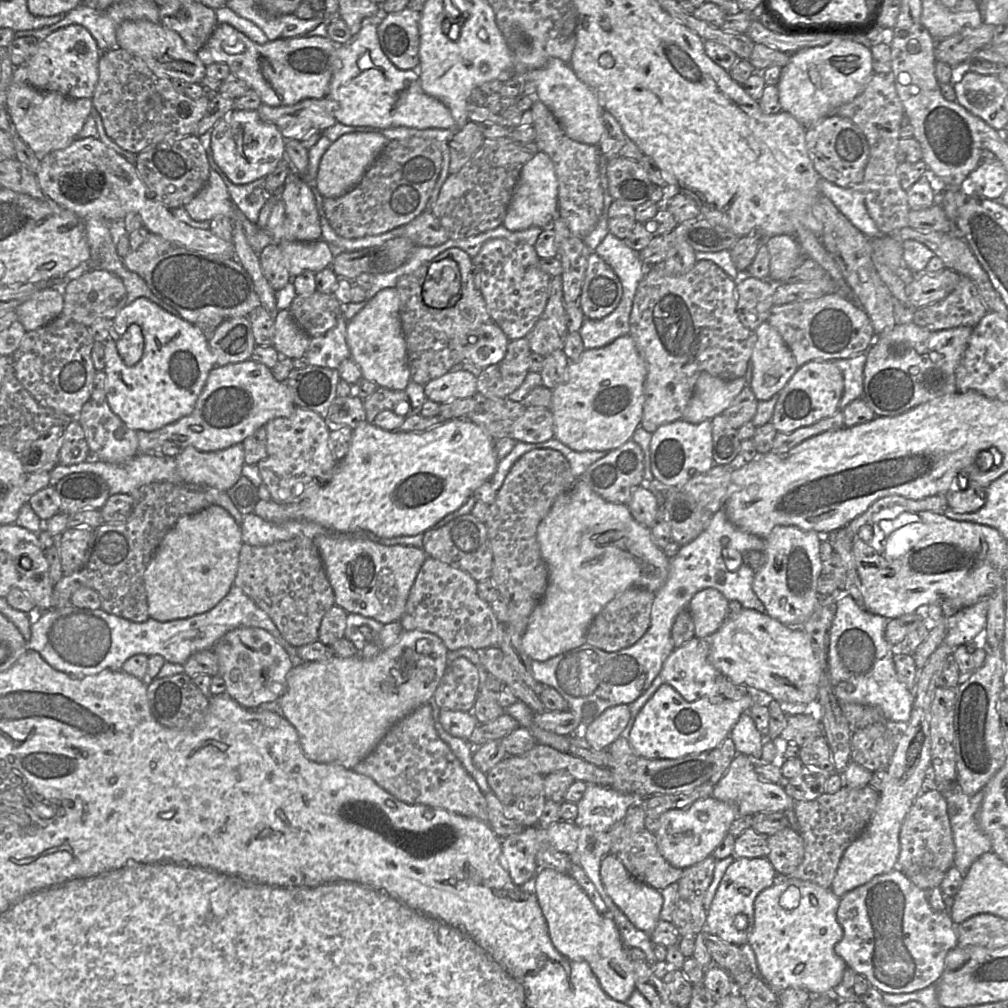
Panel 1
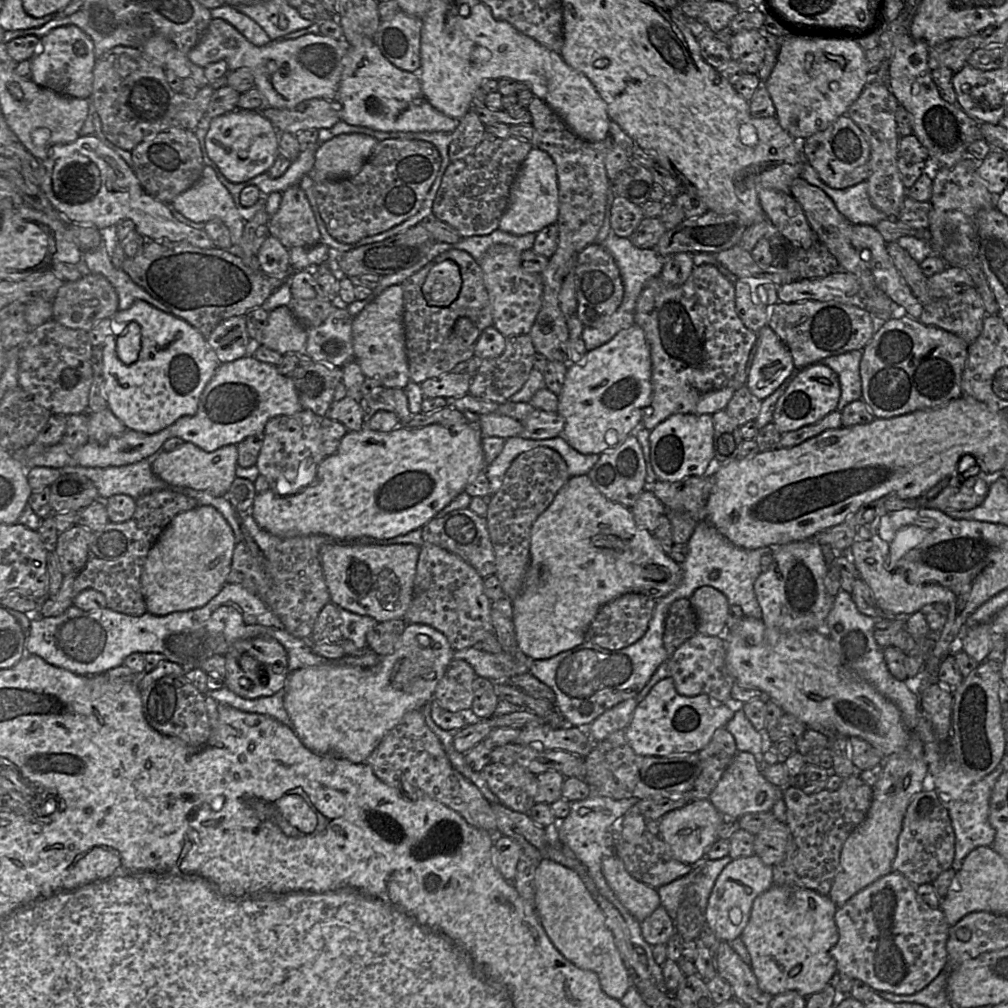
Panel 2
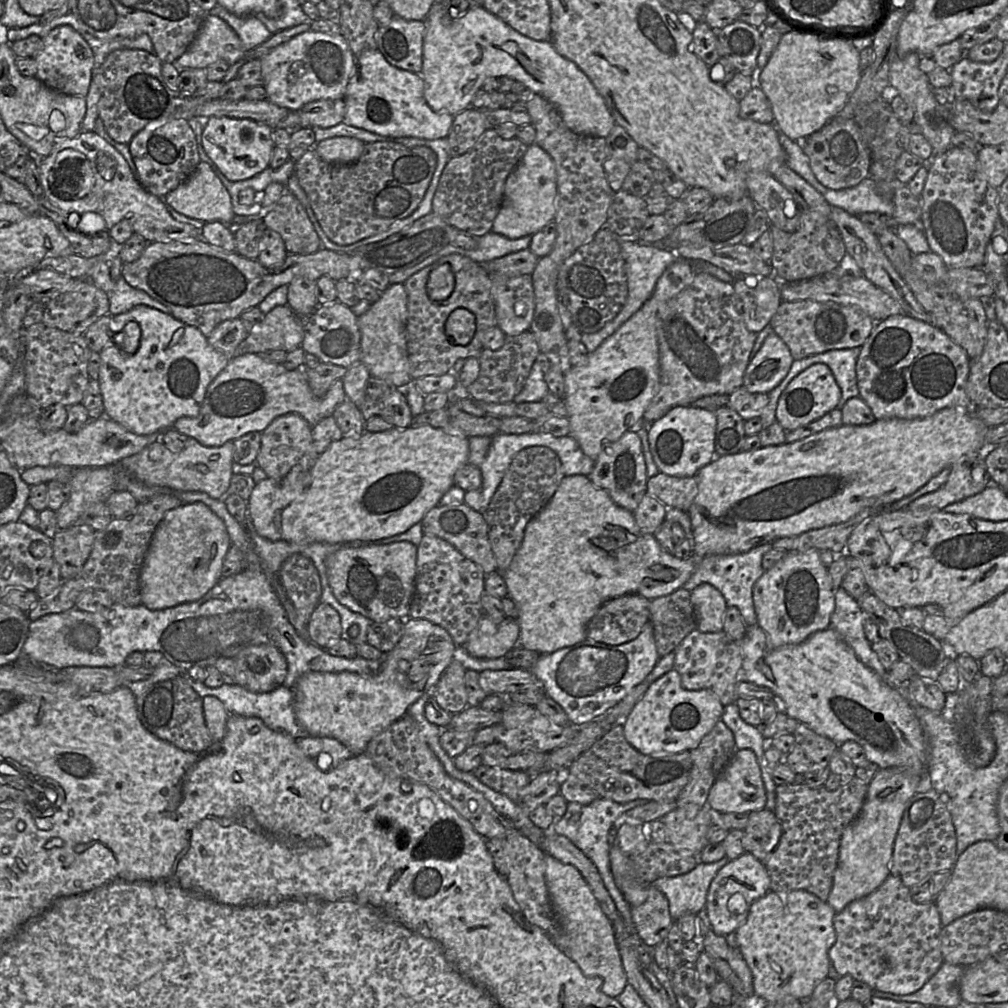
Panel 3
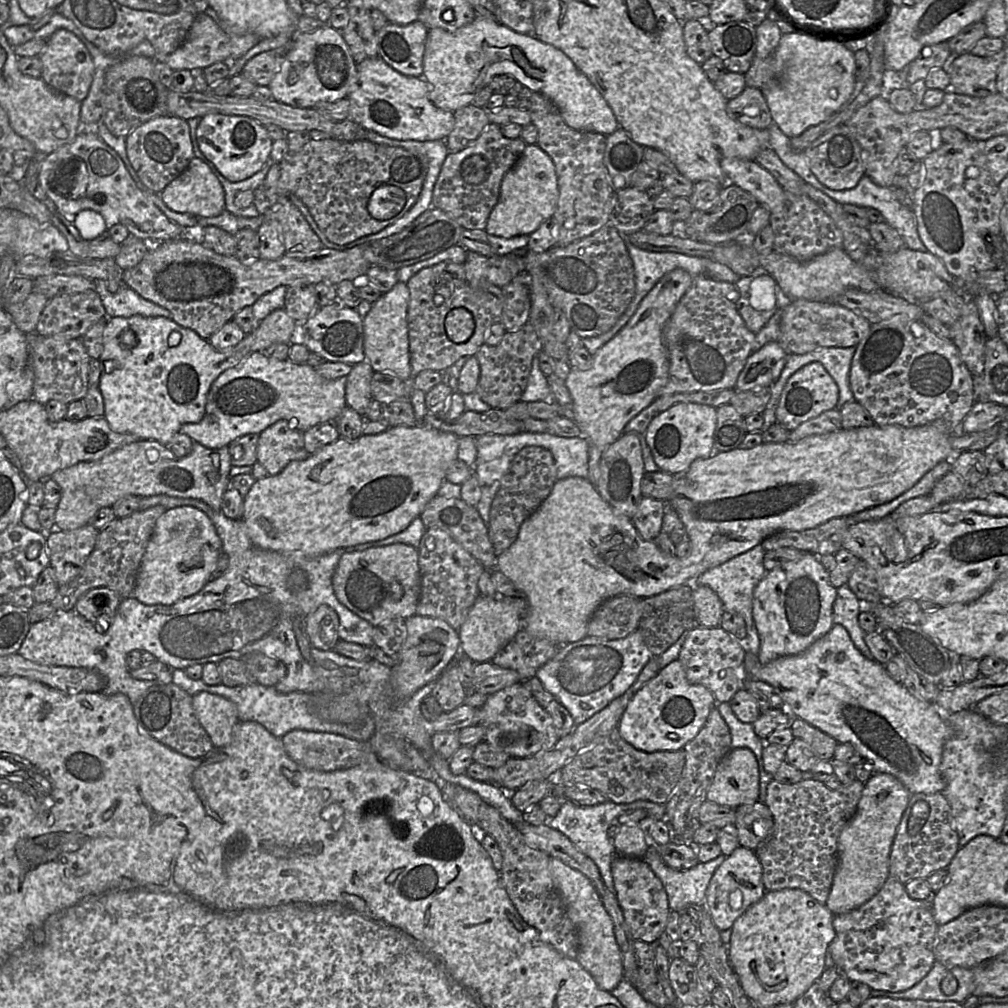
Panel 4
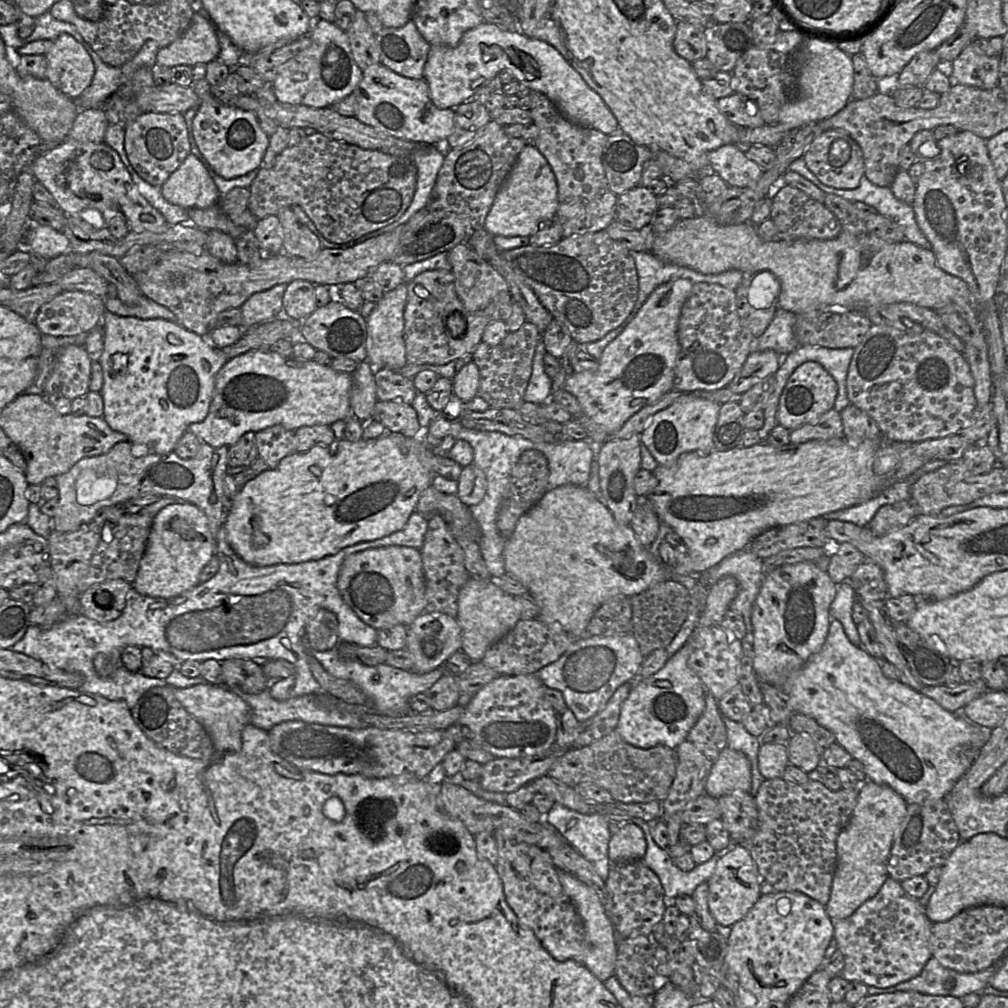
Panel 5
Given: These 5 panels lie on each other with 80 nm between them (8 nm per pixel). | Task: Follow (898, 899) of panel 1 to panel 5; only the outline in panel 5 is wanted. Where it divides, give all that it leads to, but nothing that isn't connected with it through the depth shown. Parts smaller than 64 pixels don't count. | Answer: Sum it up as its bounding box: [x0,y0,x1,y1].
[834,877,932,988]

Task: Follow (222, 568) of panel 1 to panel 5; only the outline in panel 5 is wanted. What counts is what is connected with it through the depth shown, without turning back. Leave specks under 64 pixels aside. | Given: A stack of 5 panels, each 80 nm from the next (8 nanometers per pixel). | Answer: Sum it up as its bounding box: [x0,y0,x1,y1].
[132,503,216,599]

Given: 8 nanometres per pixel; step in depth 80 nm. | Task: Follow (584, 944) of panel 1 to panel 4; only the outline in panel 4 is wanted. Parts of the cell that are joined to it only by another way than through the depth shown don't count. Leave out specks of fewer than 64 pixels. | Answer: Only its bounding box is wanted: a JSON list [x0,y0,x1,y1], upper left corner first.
[549,857,624,992]

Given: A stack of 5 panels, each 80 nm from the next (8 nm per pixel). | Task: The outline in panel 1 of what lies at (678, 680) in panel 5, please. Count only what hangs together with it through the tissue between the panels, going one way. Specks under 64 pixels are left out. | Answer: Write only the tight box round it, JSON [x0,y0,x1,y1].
[628,683,754,759]

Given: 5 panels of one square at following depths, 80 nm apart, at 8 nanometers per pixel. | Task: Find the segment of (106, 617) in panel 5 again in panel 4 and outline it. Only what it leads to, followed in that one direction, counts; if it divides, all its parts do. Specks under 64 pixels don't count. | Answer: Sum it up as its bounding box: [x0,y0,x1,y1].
[74,587,122,633]

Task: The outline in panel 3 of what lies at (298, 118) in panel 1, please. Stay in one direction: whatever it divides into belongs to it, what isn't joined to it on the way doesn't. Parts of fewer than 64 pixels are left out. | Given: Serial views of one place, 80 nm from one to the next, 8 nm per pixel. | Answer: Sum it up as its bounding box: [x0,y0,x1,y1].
[296,99,346,128]

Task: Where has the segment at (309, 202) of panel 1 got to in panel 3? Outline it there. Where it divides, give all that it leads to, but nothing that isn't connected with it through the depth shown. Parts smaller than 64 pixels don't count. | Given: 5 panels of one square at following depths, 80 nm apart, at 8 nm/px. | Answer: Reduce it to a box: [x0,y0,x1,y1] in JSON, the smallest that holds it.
[262,192,325,254]

